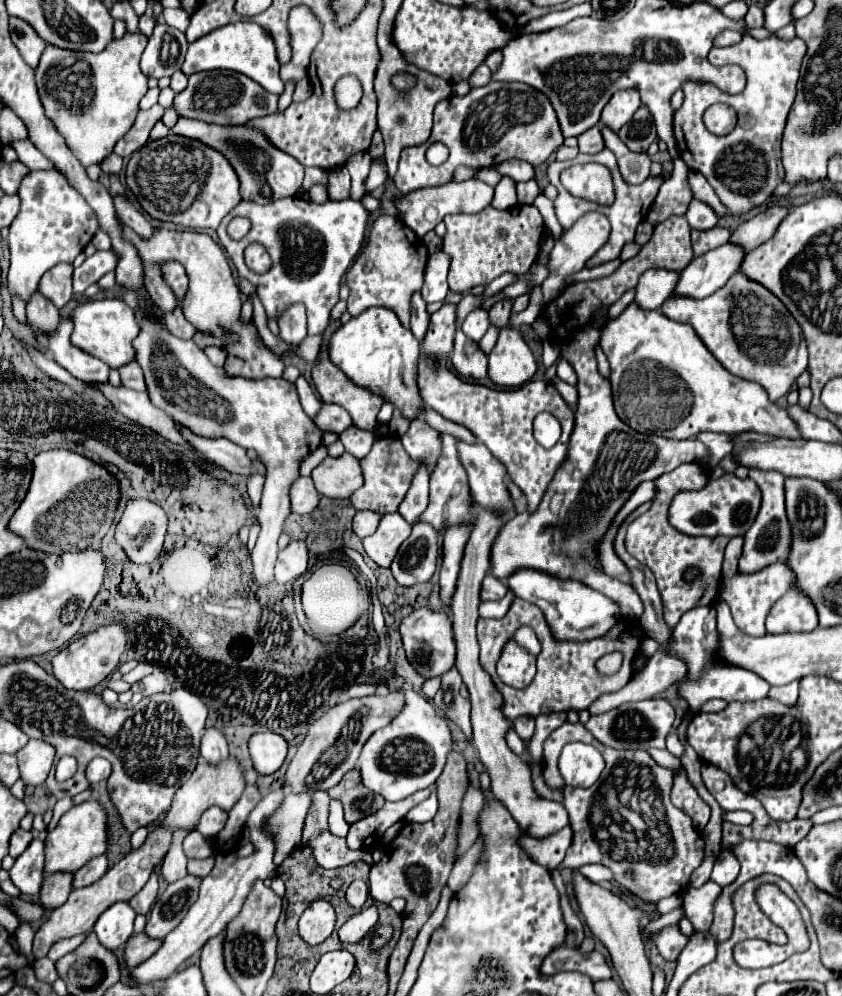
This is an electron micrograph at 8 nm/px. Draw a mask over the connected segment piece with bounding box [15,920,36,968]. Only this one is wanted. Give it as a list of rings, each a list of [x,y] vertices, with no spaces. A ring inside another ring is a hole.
[[[19,920],[19,926],[15,930],[17,934],[17,942],[19,942],[19,948],[21,948],[21,954],[25,954],[25,958],[29,961],[29,965],[33,968],[36,961],[33,952],[31,952],[31,944],[33,944],[33,936],[35,936],[35,930],[31,928],[29,922],[21,922]]]

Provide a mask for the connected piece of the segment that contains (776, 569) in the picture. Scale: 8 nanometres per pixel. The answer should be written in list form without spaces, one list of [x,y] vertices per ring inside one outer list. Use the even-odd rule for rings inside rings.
[[[775,562],[771,566],[761,568],[759,572],[753,572],[753,574],[737,572],[731,578],[723,578],[721,598],[731,608],[731,614],[733,614],[733,620],[735,620],[737,628],[741,628],[749,636],[763,636],[765,634],[765,618],[767,618],[771,606],[777,602],[777,598],[781,598],[785,592],[789,592],[793,588],[793,580],[795,580],[793,572],[785,564]],[[745,616],[751,622],[745,622]]]

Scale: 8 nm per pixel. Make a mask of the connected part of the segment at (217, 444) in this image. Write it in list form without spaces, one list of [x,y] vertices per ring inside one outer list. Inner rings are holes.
[[[179,428],[179,430],[197,452],[201,450],[201,454],[205,454],[217,466],[243,476],[265,474],[265,464],[259,458],[249,458],[241,446],[229,442],[227,438],[199,438],[185,428]]]

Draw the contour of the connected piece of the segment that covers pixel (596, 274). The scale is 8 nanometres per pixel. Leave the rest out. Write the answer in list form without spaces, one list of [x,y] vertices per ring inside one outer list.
[[[611,260],[611,262],[605,262],[601,266],[593,266],[593,268],[583,268],[579,270],[577,274],[573,274],[573,278],[569,278],[569,282],[581,282],[581,280],[595,280],[595,278],[605,278],[609,274],[613,274],[617,268],[619,268],[621,260]]]

